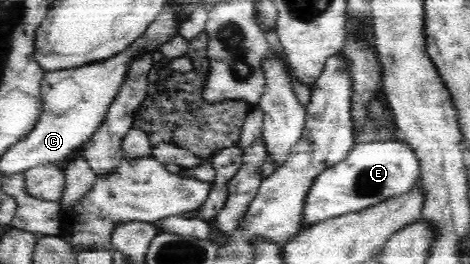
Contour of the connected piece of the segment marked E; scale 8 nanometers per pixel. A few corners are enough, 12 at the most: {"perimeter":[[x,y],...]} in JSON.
{"perimeter":[[404,141],[355,145],[303,199],[300,231],[407,193]]}

